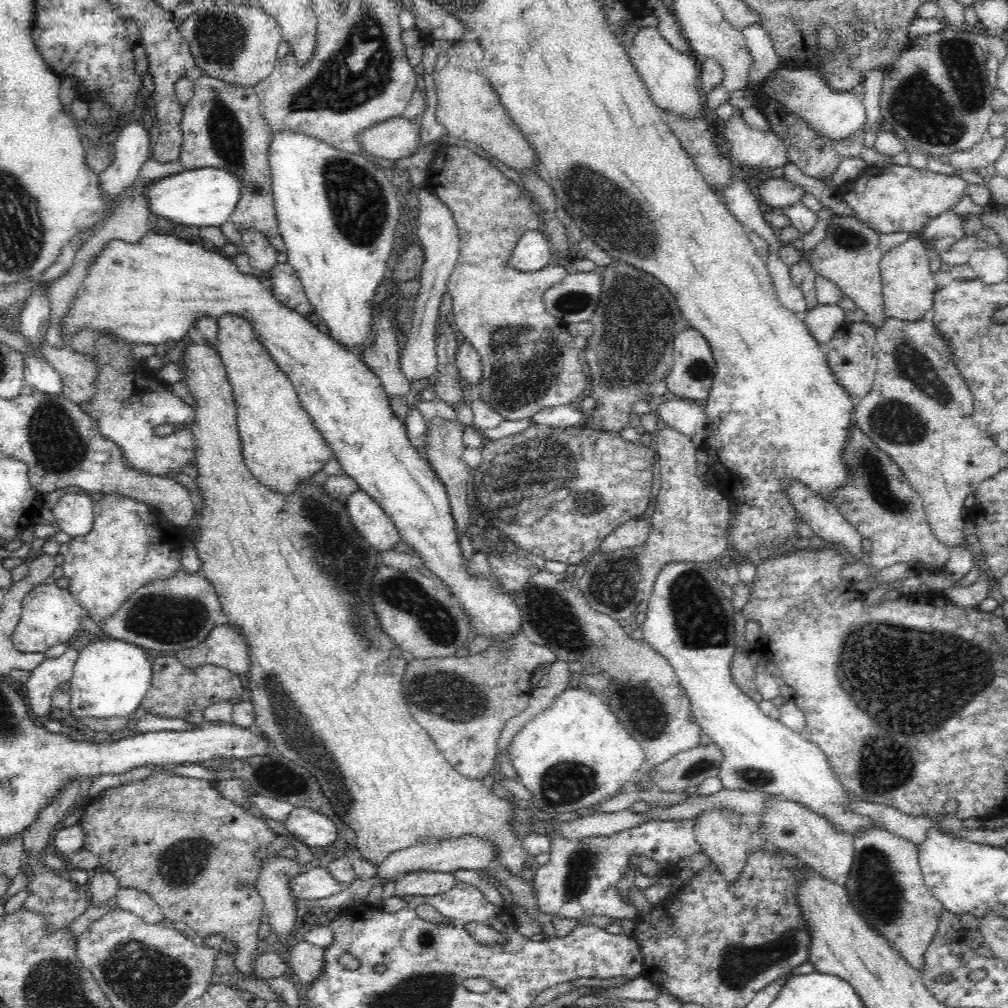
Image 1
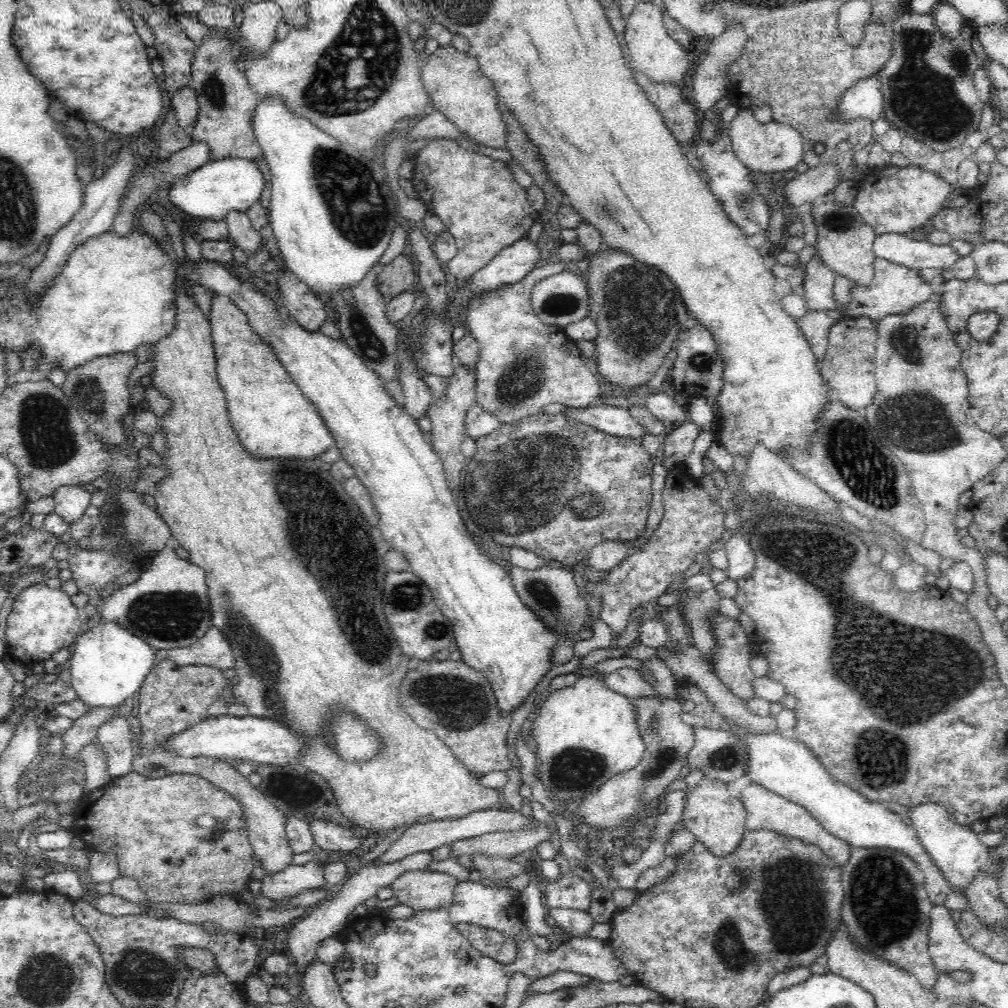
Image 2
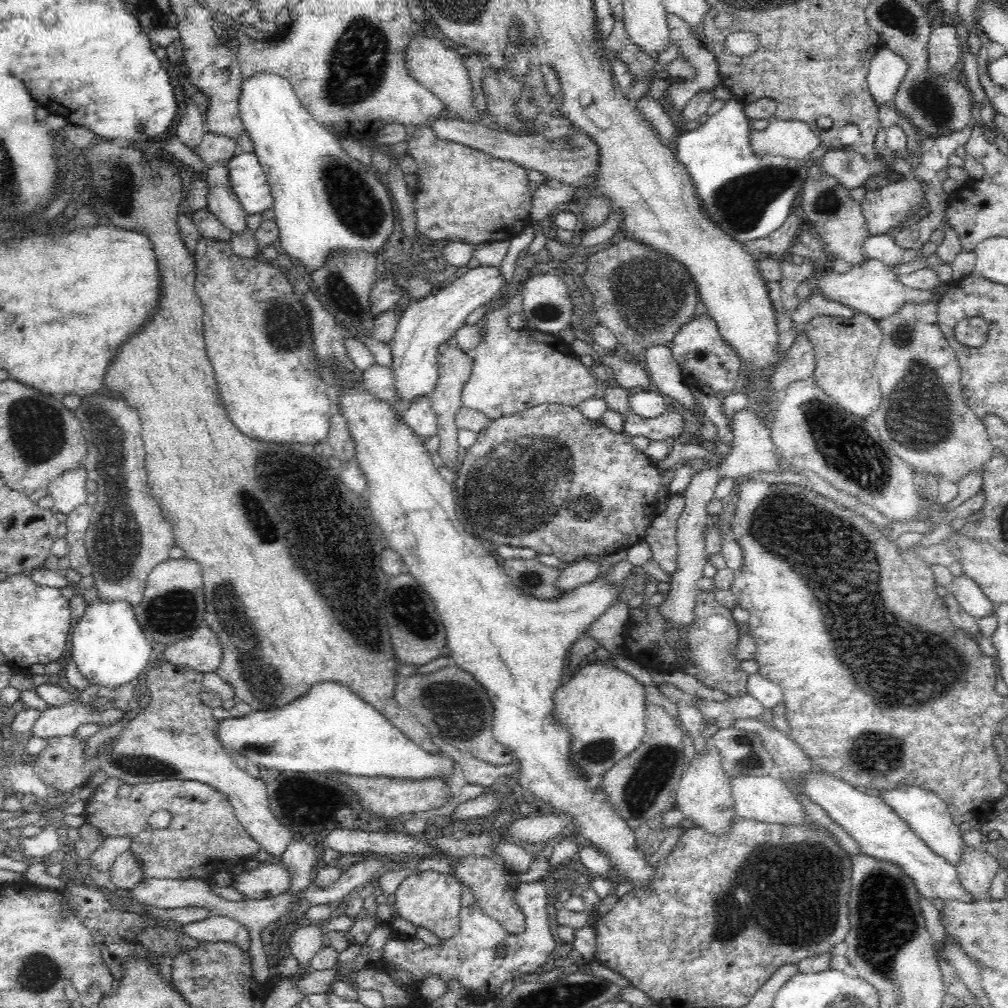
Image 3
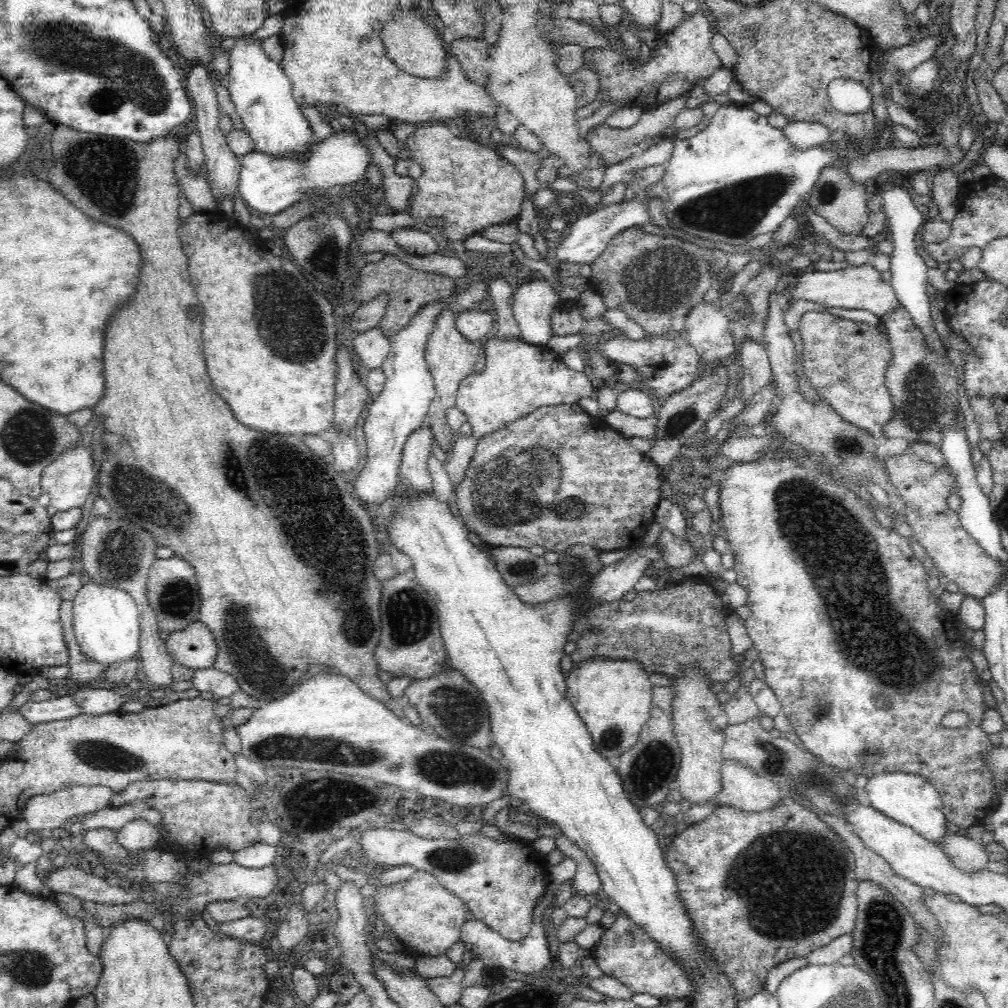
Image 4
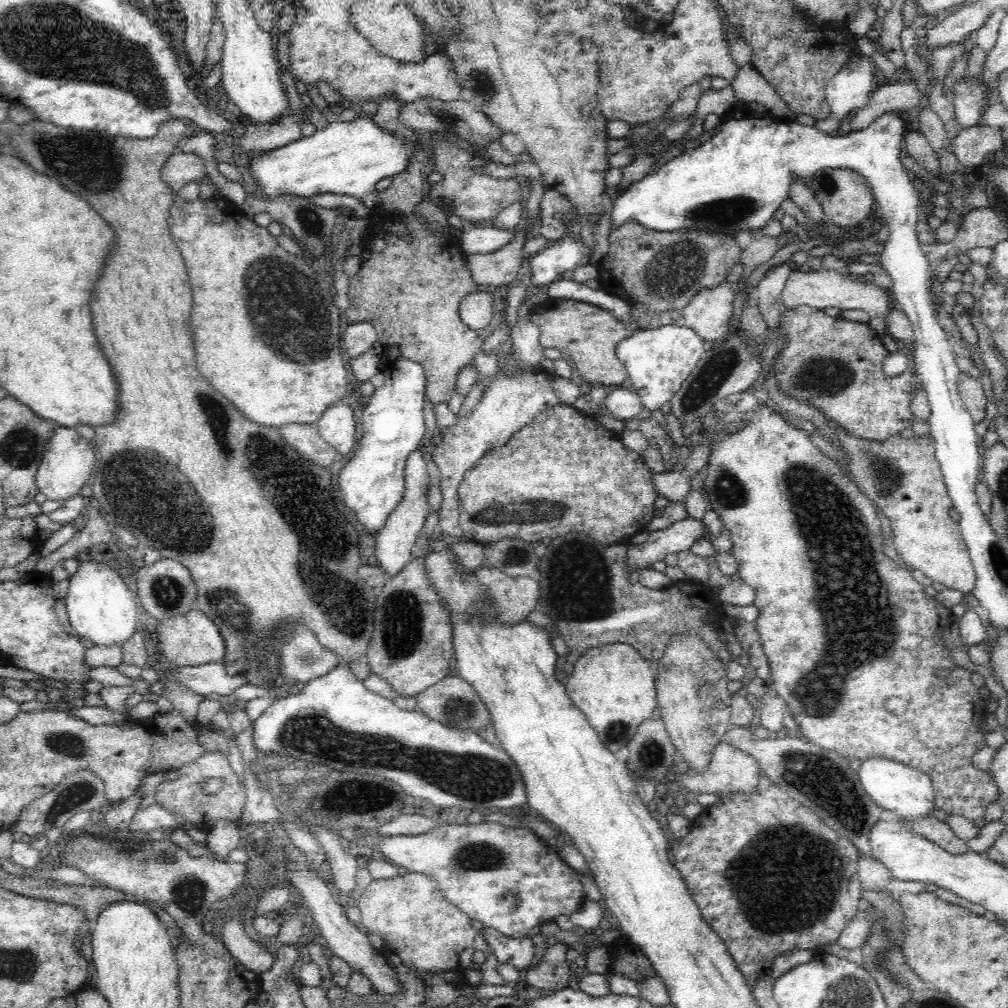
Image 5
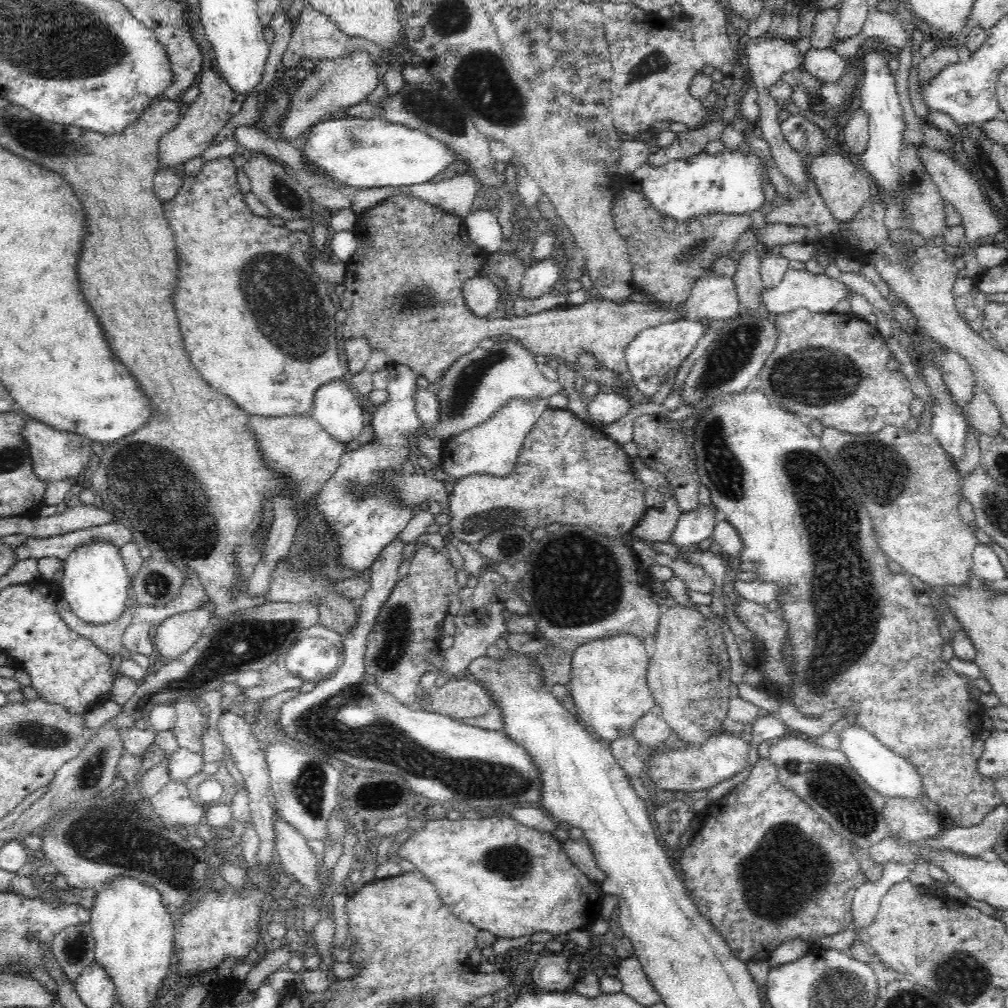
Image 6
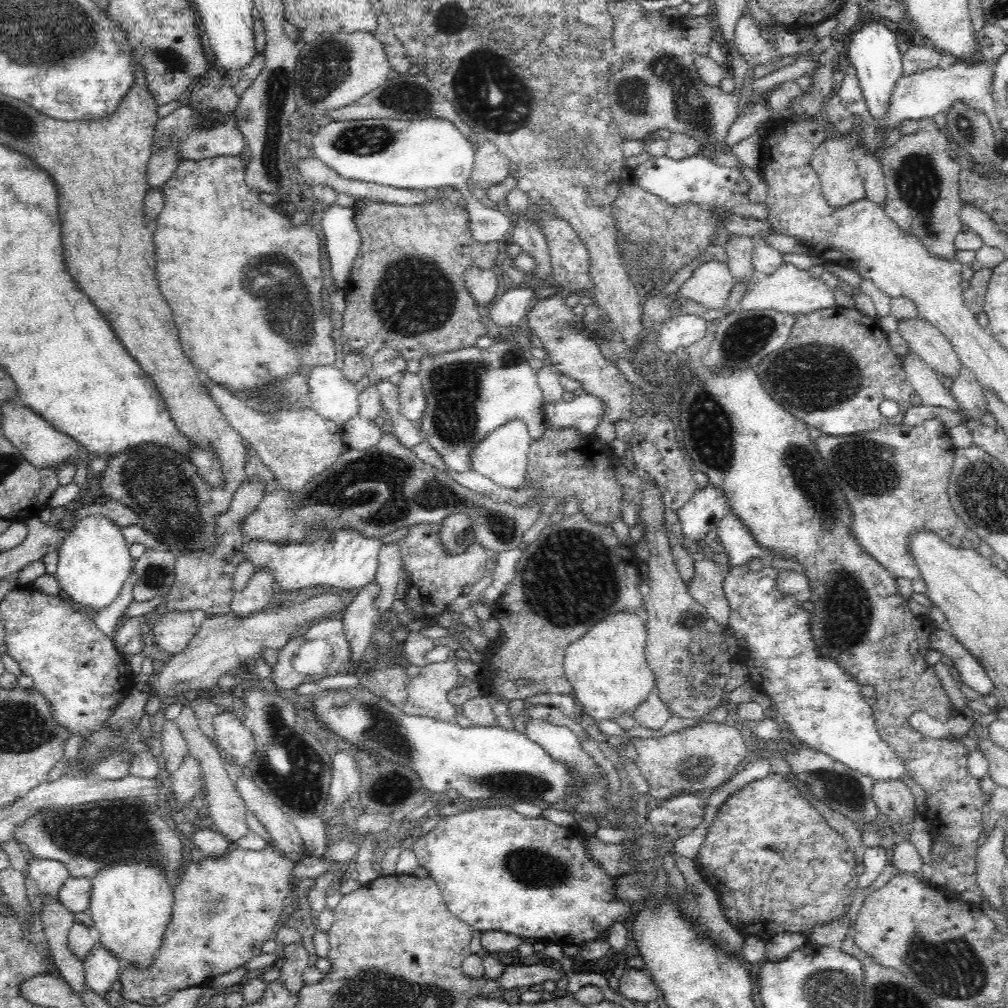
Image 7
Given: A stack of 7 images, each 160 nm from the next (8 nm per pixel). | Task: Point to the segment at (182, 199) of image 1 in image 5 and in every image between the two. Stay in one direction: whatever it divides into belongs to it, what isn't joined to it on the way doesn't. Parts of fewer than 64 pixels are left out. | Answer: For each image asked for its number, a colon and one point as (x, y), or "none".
2: (211, 192)
3: (247, 178)
4: (268, 184)
5: (348, 158)

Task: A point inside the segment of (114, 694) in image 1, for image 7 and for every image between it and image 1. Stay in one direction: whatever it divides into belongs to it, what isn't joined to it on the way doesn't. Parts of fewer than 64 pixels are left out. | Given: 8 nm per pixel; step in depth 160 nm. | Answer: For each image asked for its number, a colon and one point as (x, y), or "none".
2: (108, 664)
3: (110, 650)
4: (106, 624)
5: (102, 609)
6: (95, 583)
7: (94, 562)

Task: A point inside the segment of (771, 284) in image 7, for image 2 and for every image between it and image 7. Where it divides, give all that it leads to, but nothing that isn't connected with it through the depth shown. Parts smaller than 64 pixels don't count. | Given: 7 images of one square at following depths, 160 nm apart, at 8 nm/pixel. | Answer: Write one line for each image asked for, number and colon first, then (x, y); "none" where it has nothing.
2: (895, 289)
3: (874, 289)
4: (856, 288)
5: (820, 289)
6: (800, 289)

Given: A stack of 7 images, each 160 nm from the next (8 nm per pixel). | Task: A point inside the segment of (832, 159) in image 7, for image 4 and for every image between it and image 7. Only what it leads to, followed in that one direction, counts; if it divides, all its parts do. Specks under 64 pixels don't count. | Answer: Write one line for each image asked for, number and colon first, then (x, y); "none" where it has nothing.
4: (841, 202)
5: (846, 198)
6: (844, 187)

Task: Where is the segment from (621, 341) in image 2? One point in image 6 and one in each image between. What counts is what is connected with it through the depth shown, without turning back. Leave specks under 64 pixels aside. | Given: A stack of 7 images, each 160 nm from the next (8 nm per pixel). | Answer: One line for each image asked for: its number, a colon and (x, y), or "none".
3: (643, 297)
4: (655, 280)
5: (661, 271)
6: (667, 257)

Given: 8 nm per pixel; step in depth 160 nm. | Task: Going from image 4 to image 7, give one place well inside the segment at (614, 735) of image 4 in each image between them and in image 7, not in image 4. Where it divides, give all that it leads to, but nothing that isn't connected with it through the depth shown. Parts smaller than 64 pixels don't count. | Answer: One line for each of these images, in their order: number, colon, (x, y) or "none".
5: (612, 685)
6: (608, 688)
7: (606, 666)

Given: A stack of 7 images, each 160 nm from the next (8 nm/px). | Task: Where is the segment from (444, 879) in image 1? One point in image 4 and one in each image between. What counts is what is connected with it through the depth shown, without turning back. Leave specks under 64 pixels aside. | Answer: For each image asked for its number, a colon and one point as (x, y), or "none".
2: (421, 890)
3: (431, 899)
4: (428, 917)

